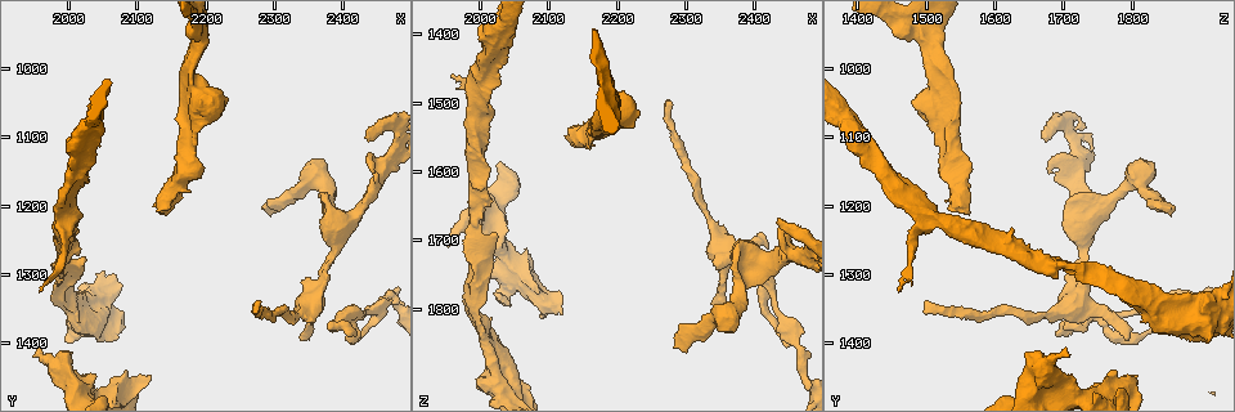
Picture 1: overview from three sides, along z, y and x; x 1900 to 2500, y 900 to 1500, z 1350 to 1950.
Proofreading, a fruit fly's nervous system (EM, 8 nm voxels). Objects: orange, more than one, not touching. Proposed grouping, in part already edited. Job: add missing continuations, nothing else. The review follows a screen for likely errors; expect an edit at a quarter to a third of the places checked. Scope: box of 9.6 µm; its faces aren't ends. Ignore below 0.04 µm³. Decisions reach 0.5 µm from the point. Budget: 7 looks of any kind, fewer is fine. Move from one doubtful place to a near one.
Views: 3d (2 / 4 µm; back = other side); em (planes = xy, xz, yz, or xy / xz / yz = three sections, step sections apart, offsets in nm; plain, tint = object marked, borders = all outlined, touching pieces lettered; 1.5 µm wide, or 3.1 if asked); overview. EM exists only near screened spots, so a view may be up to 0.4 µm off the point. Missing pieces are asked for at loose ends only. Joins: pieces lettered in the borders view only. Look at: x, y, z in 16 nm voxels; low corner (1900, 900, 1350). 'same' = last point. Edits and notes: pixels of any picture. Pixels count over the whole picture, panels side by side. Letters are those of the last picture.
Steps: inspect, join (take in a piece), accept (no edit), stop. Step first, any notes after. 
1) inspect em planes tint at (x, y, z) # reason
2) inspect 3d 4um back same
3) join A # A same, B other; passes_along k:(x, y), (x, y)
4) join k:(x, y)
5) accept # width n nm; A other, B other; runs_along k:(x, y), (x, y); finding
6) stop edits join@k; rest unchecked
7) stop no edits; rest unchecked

inspect em yz step 4 tint at (2370, 1175, 1740) # an open end

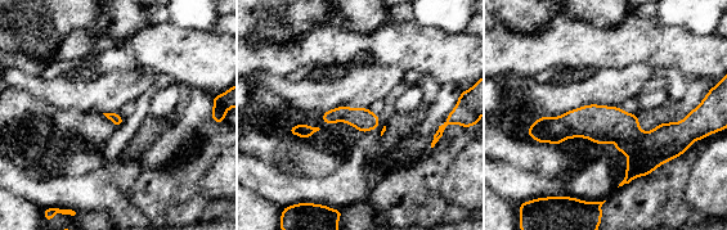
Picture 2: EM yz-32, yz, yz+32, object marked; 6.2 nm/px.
inspect em planes borders same

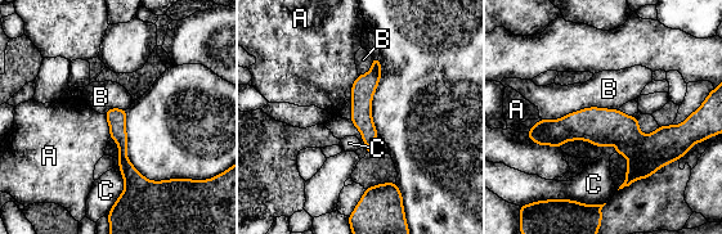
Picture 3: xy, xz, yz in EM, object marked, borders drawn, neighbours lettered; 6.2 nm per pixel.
accept # A other, B other, C other; none of them fits

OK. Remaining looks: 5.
inspect 3d 2um at (2155, 1070, 1545) # an open end

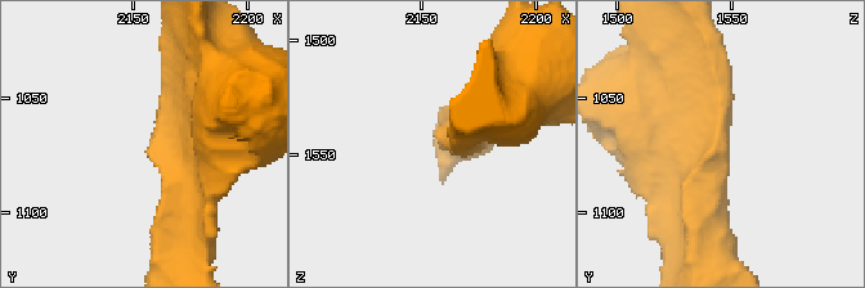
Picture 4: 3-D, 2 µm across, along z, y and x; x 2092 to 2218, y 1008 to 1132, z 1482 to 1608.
inspect em yz step 8 tint at (2160, 1066, 1547)

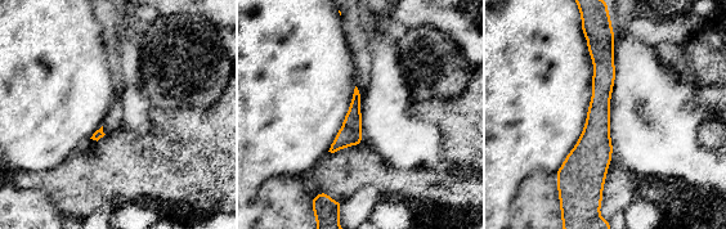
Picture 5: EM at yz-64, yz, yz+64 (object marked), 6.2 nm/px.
inspect em yz step 8 borders same

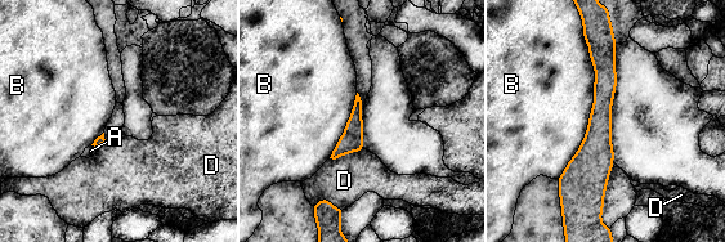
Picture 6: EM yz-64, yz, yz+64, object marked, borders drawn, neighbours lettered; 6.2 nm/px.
accept # A other, B other, D other; runs_along 6:(600, 45), (600, 197); no lettered piece goes on from it

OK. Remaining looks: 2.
inspect em xz step 4 borders at (2070, 1395, 1910) # an open end

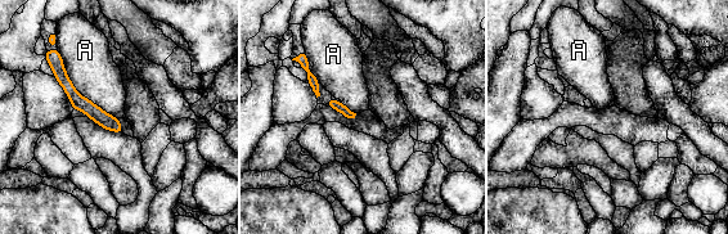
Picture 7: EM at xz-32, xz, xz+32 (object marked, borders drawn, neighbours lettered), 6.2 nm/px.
accept # A other; runs_along 7:(62, 71), (70, 90), (118, 129); no lettered piece goes on from it

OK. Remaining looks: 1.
stop no edits; rest unchecked

